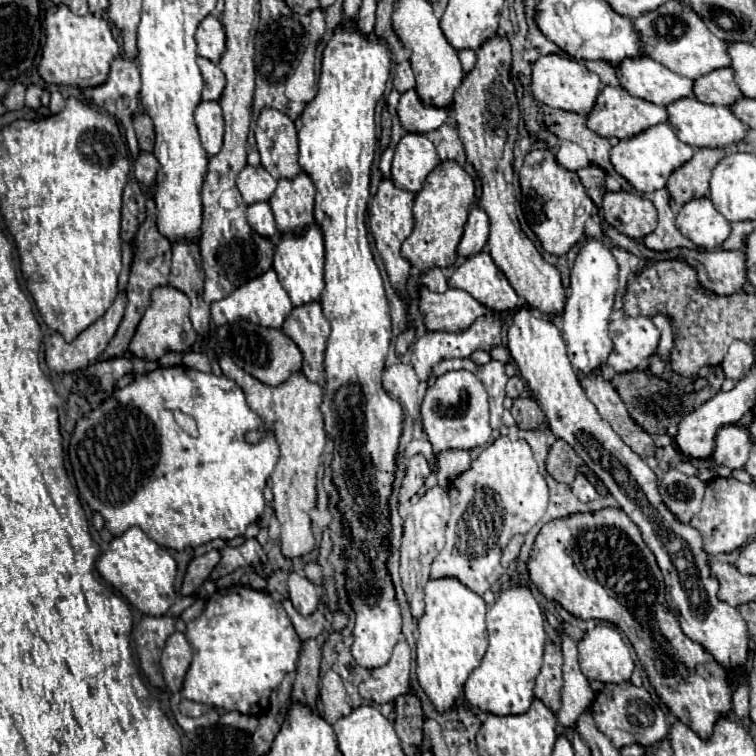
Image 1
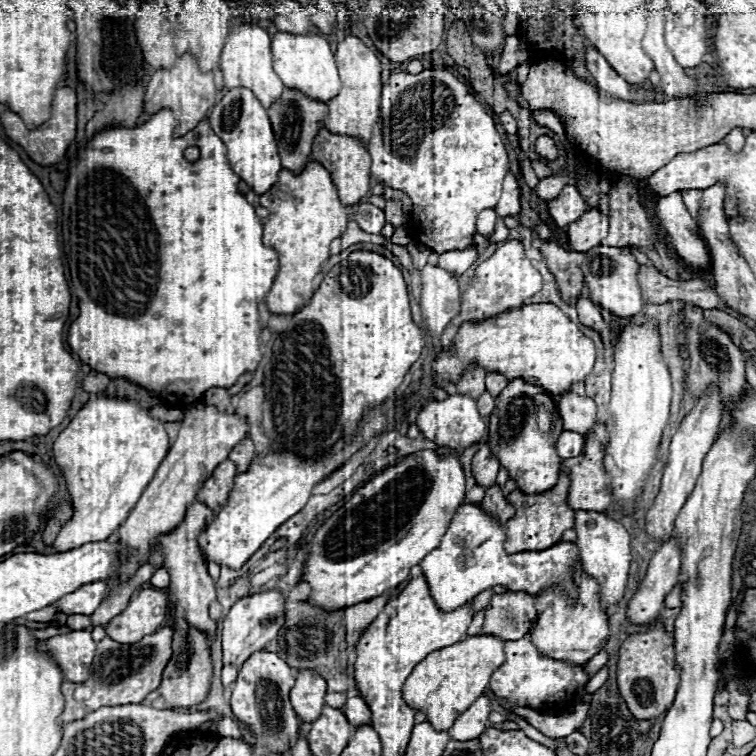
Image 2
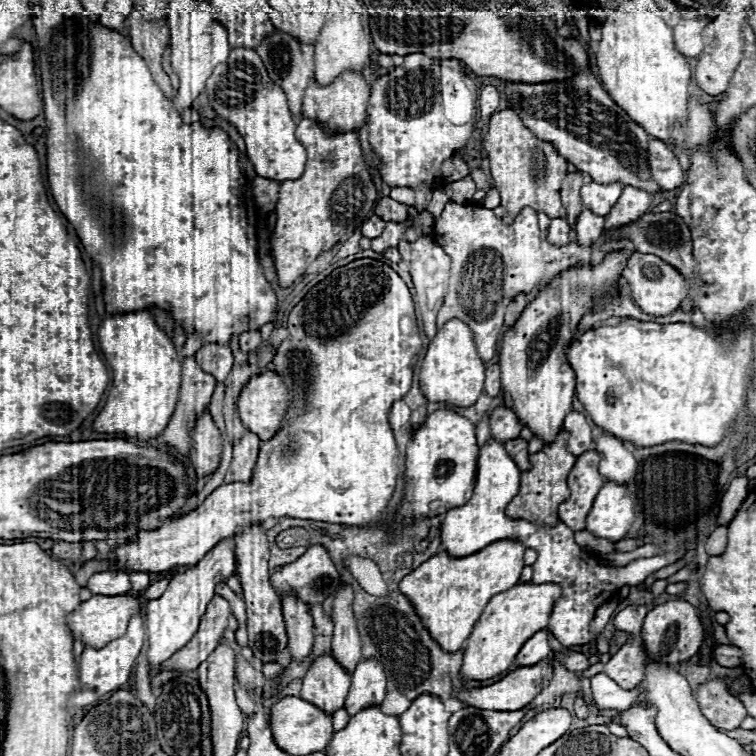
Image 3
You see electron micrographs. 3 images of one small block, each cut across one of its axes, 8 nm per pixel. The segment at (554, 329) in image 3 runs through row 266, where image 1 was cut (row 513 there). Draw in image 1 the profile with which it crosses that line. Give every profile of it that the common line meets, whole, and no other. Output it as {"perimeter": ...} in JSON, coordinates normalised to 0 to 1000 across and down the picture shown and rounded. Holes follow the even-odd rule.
{"perimeter":[[[796,672],[791,677],[754,680],[749,685],[735,685],[733,690],[720,693],[701,730],[698,759],[701,770],[725,794],[735,794],[757,815],[767,820],[804,820],[817,828],[839,854],[841,868],[852,881],[860,905],[873,921],[873,926],[899,955],[913,960],[913,966],[918,966],[929,979],[939,976],[944,955],[950,955],[950,950],[963,947],[963,942],[968,939],[968,915],[974,913],[976,902],[968,902],[966,886],[952,881],[939,862],[934,862],[926,852],[918,852],[902,836],[894,812],[884,804],[878,786],[878,765],[868,746],[868,738],[852,720],[844,696],[820,672]]]}

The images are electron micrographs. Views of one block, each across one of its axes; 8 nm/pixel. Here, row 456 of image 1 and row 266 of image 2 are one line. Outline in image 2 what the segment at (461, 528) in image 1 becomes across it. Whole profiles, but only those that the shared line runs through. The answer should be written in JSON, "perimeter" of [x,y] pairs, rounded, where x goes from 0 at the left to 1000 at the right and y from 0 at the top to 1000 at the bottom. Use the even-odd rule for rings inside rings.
{"perimeter":[[[675,317],[664,328],[659,328],[646,344],[635,347],[627,354],[627,362],[619,370],[616,384],[611,386],[611,410],[608,415],[593,429],[593,434],[585,442],[585,460],[598,463],[601,460],[601,444],[606,434],[614,426],[640,426],[648,421],[656,421],[659,415],[677,410],[677,407],[690,407],[696,394],[704,394],[709,386],[717,384],[717,365],[714,360],[704,352],[704,347],[696,341],[693,325],[688,317]]]}

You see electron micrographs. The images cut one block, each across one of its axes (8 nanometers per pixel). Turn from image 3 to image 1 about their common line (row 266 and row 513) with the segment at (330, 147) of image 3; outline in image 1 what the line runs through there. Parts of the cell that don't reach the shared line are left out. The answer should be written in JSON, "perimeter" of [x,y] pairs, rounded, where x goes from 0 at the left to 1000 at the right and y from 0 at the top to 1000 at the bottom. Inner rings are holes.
{"perimeter":[[[304,471],[291,474],[291,484],[296,497],[315,505],[328,526],[331,540],[347,550],[352,569],[362,571],[368,590],[370,590],[370,606],[360,624],[360,651],[362,651],[362,677],[373,693],[370,706],[370,722],[378,738],[392,738],[399,733],[407,733],[415,728],[415,706],[410,701],[410,683],[407,675],[418,669],[418,624],[423,619],[423,603],[431,590],[431,571],[429,571],[429,556],[423,545],[426,532],[426,513],[410,503],[394,489],[384,495],[378,505],[370,511],[352,511],[336,497],[317,489]]]}

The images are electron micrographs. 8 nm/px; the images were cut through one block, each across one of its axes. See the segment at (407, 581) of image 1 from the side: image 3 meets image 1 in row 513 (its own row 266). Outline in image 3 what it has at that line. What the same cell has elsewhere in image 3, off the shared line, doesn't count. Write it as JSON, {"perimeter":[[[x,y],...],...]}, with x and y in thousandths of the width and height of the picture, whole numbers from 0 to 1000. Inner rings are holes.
{"perimeter":[[[561,312],[561,315],[550,317],[550,320],[529,317],[526,331],[532,336],[532,344],[542,349],[545,373],[548,373],[548,381],[550,381],[550,397],[553,397],[553,405],[556,405],[556,413],[558,413],[561,439],[563,439],[566,450],[574,450],[574,444],[577,444],[577,415],[579,415],[579,407],[585,405],[587,389],[593,384],[595,339],[590,339],[590,333],[569,312]]]}

